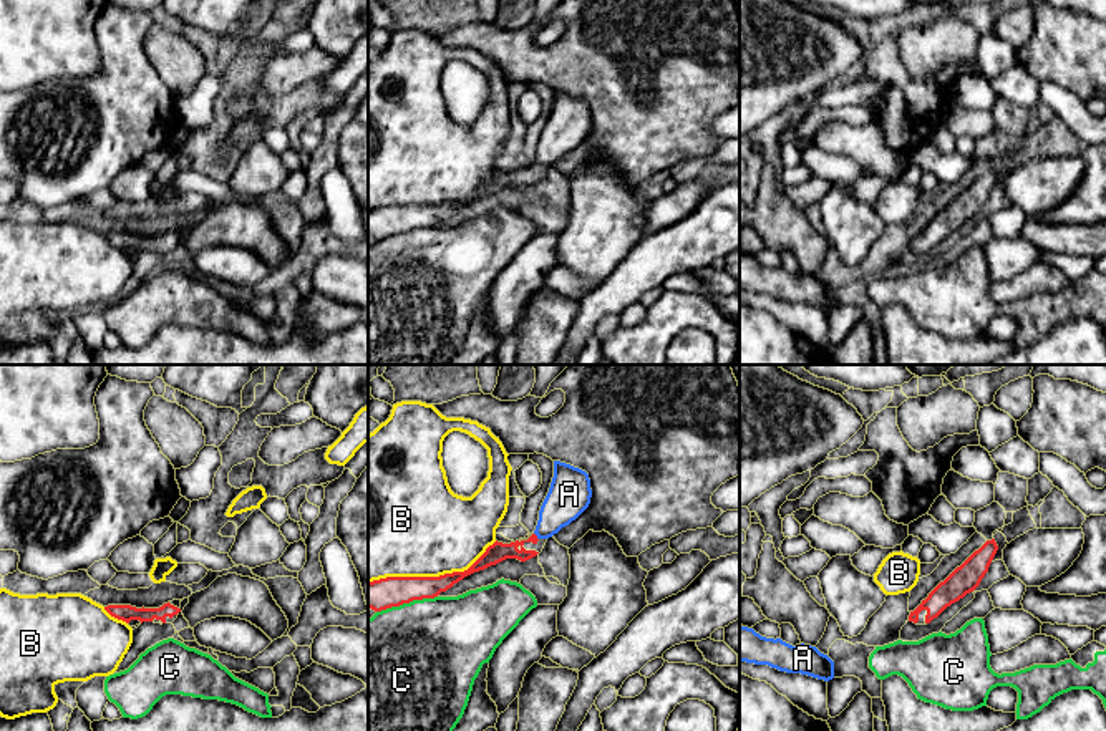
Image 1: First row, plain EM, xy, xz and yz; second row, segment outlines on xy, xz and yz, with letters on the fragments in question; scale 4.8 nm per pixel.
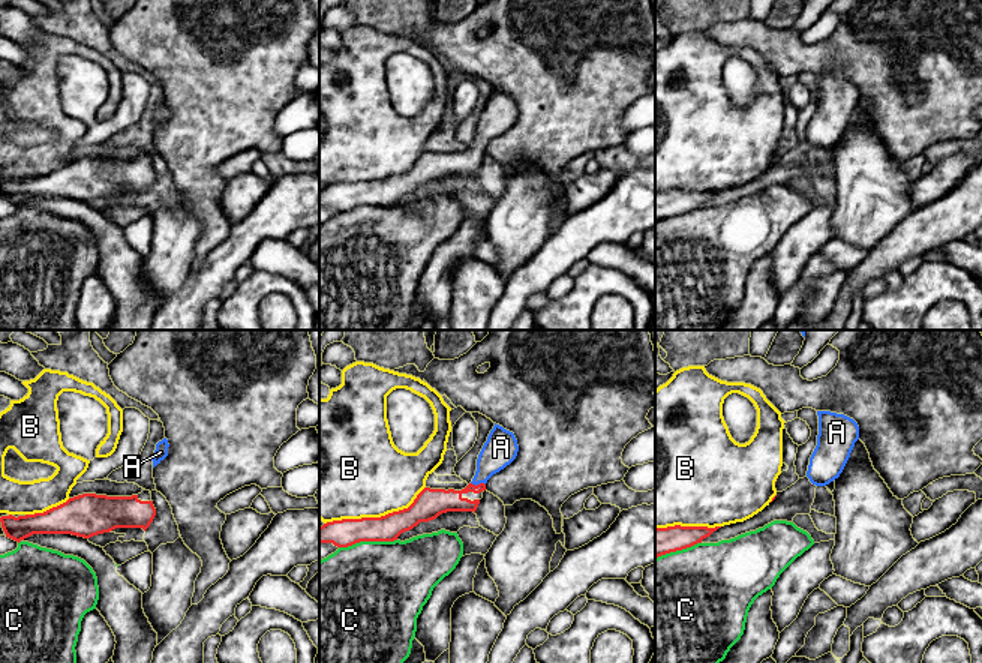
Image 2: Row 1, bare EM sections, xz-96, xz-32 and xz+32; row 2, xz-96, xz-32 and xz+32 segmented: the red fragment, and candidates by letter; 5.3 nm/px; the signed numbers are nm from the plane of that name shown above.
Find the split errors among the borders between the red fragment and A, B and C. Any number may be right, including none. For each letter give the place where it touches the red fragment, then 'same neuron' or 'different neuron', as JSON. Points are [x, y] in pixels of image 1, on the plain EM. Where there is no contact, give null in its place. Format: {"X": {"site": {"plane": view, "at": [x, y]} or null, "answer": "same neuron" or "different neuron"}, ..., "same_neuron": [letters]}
{"A": {"site": {"plane": "xz", "at": [536, 164]}, "answer": "same neuron"}, "B": {"site": {"plane": "xz", "at": [431, 206]}, "answer": "different neuron"}, "C": {"site": {"plane": "xz", "at": [407, 231]}, "answer": "different neuron"}, "same_neuron": ["A"]}

